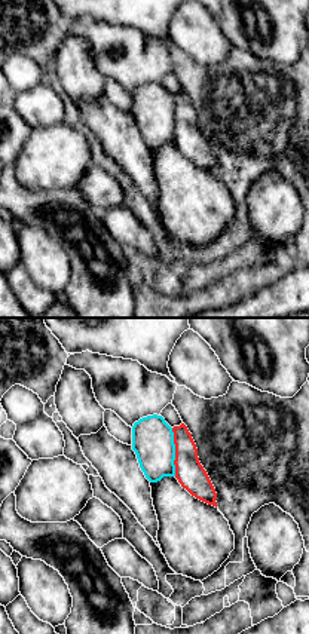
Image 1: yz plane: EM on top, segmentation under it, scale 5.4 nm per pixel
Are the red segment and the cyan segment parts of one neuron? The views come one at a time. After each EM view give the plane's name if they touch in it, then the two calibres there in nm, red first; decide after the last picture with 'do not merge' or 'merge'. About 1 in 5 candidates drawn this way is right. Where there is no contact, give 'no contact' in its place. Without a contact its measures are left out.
contact in yz; calibres 160 and 220 nm

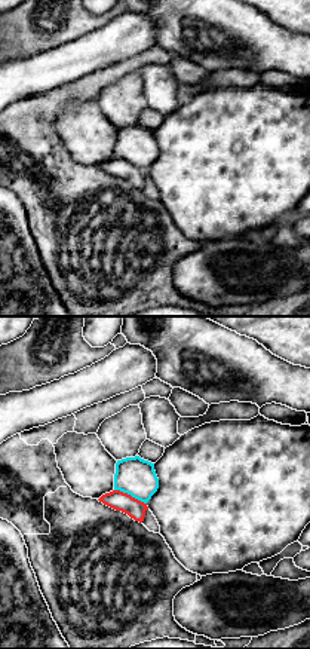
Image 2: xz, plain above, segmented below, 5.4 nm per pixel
contact in xz; calibres 110 and 200 nm

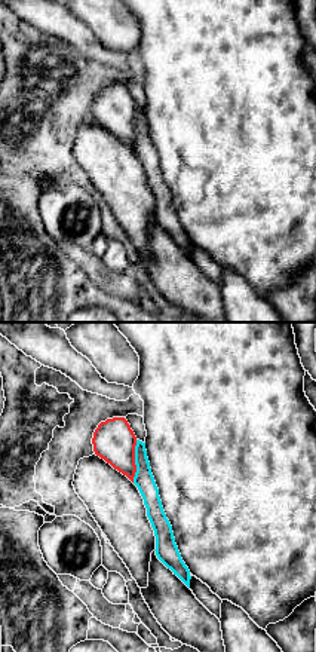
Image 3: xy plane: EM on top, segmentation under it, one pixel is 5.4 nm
contact in xy; calibres 220 and 110 nm

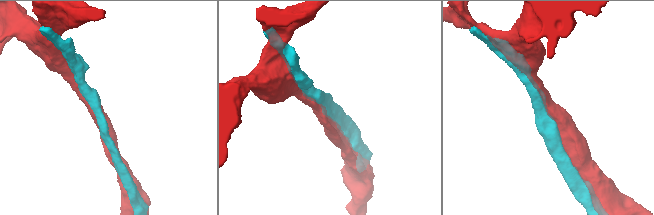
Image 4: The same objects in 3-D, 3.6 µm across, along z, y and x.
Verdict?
do not merge

